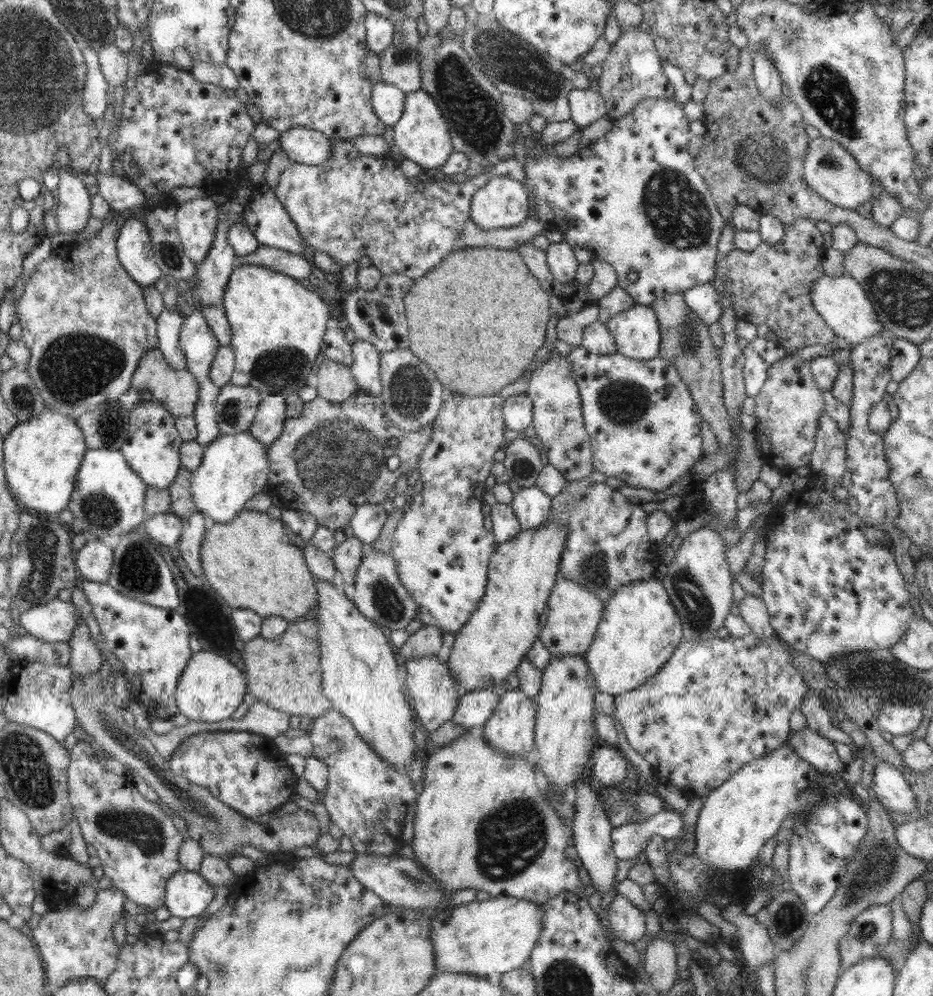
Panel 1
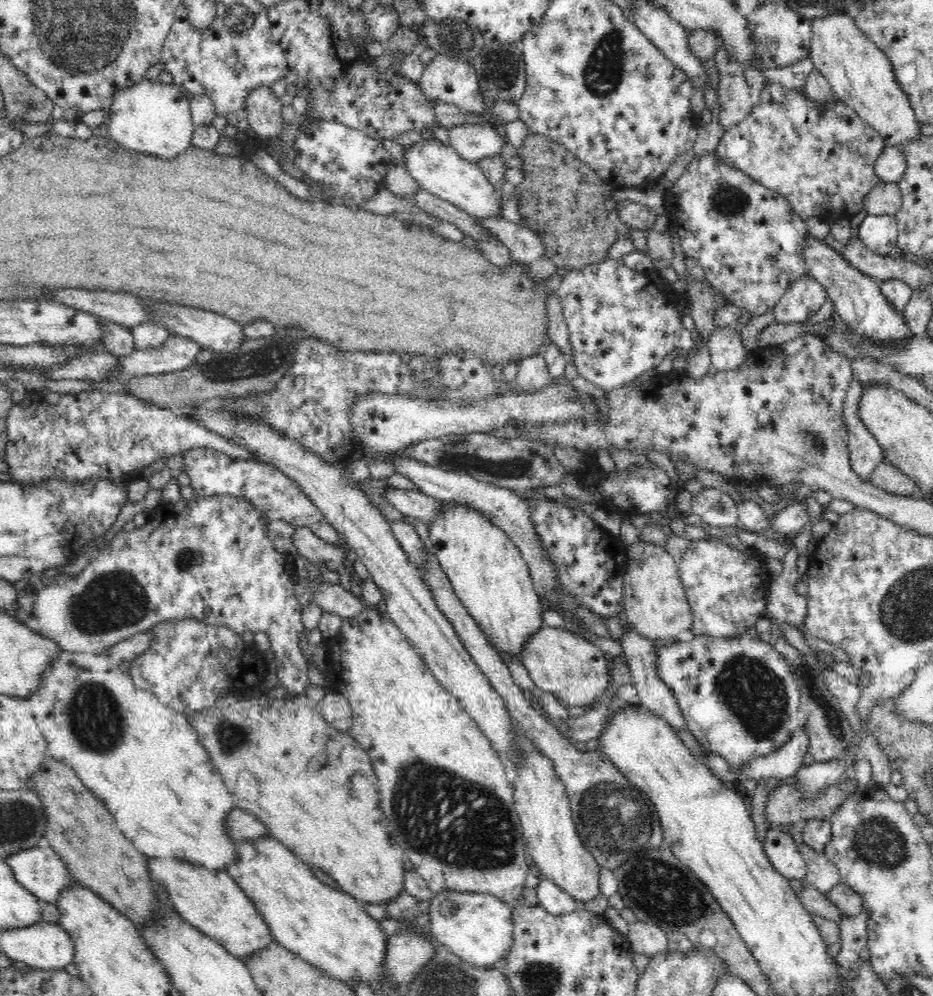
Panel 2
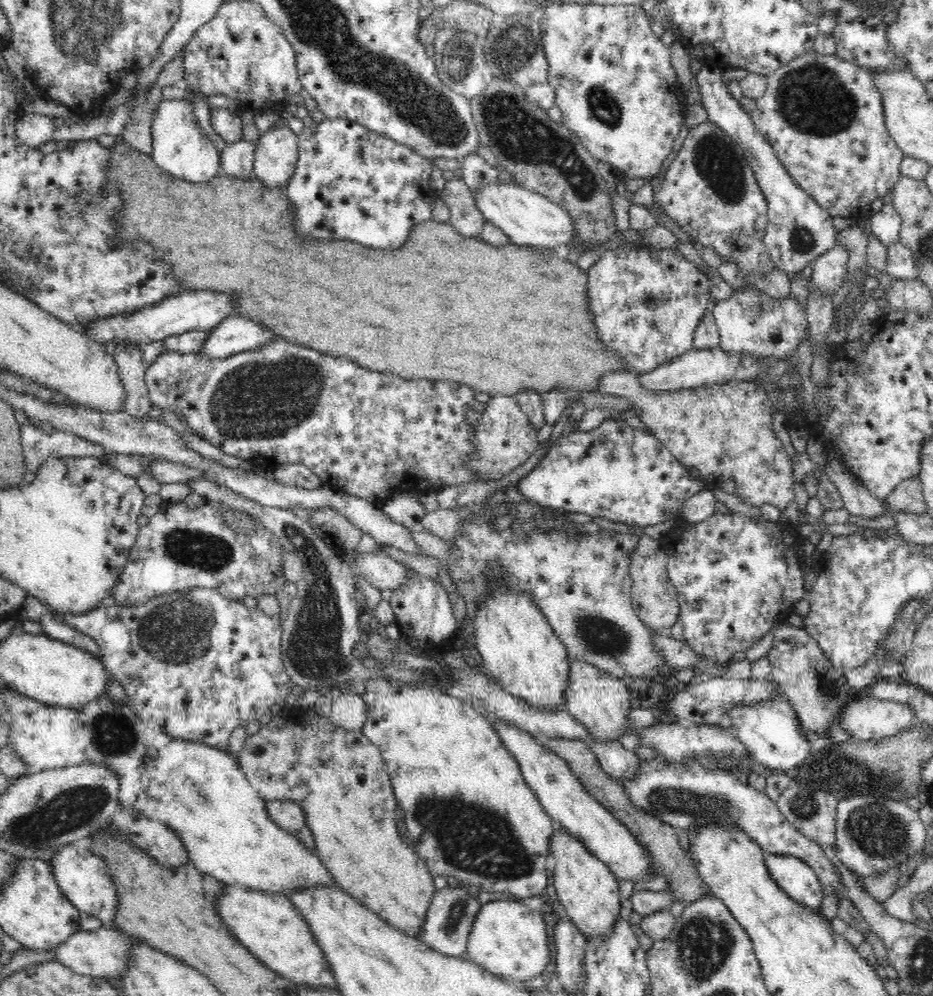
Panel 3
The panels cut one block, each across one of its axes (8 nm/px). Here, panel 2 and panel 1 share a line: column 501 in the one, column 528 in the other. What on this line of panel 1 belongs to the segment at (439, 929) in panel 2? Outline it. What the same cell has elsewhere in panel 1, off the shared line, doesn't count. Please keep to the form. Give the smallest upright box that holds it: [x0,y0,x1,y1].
[431,897,544,979]

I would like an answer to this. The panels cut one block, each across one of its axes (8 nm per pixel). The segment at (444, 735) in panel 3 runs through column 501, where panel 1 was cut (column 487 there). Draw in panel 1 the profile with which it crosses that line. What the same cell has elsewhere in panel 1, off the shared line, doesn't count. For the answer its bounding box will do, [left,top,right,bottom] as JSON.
[412,730,588,903]

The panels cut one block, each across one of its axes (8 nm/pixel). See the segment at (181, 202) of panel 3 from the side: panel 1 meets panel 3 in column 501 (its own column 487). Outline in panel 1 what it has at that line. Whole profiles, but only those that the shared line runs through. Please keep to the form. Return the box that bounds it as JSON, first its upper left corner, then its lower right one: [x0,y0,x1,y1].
[404,247,553,397]

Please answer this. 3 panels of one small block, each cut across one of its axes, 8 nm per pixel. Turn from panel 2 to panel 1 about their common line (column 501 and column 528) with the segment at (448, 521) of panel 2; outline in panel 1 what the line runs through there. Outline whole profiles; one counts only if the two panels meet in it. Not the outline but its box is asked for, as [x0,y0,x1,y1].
[447,516,568,693]

